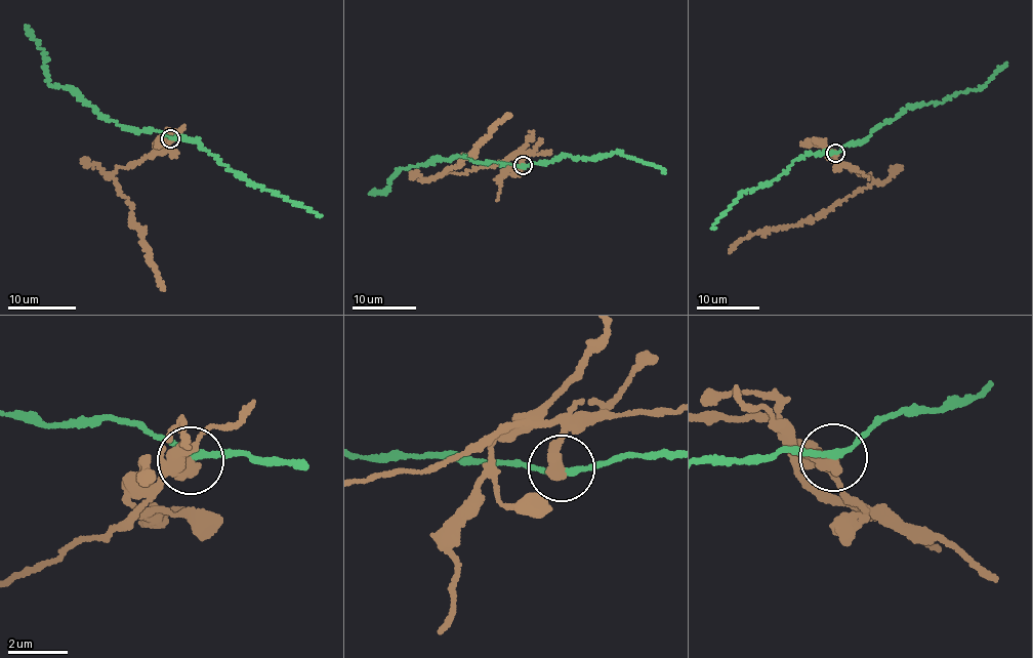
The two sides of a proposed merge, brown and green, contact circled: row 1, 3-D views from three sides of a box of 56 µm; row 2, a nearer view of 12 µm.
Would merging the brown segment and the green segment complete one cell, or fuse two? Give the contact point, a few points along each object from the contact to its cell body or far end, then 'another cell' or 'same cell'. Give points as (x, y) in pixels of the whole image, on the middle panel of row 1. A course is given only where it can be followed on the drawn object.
place (523, 165); course brown (522, 165), (522, 157), (509, 157), (494, 166), (481, 166), (464, 174), (441, 175), (459, 165), (509, 116); course green (522, 165), (474, 162), (459, 155), (448, 160), (438, 159), (401, 168), (385, 190), (369, 194); another cell

